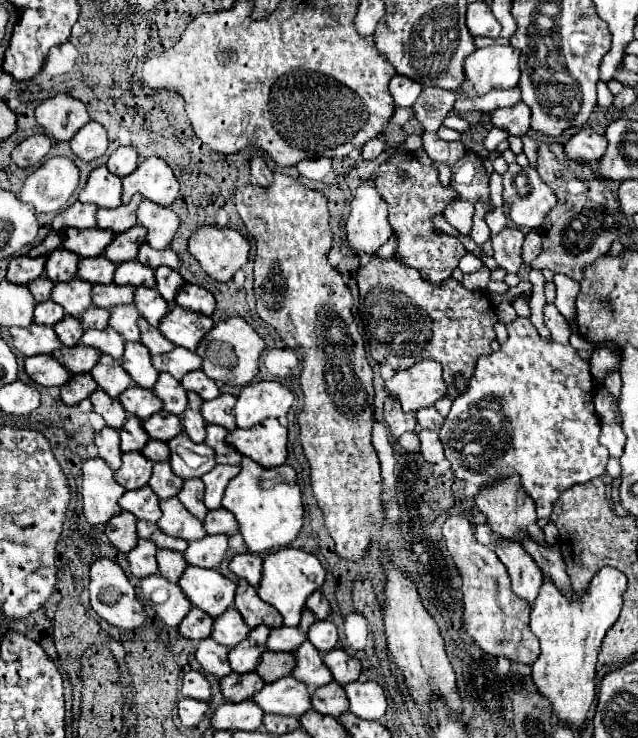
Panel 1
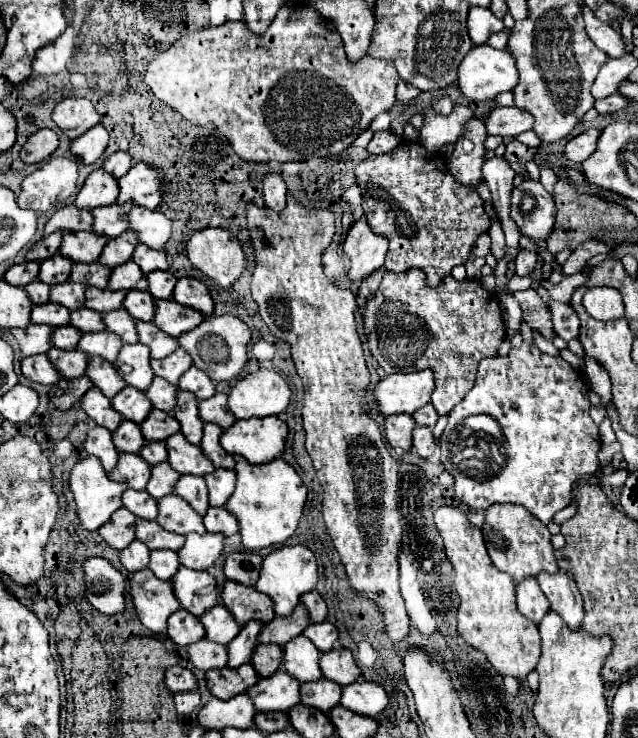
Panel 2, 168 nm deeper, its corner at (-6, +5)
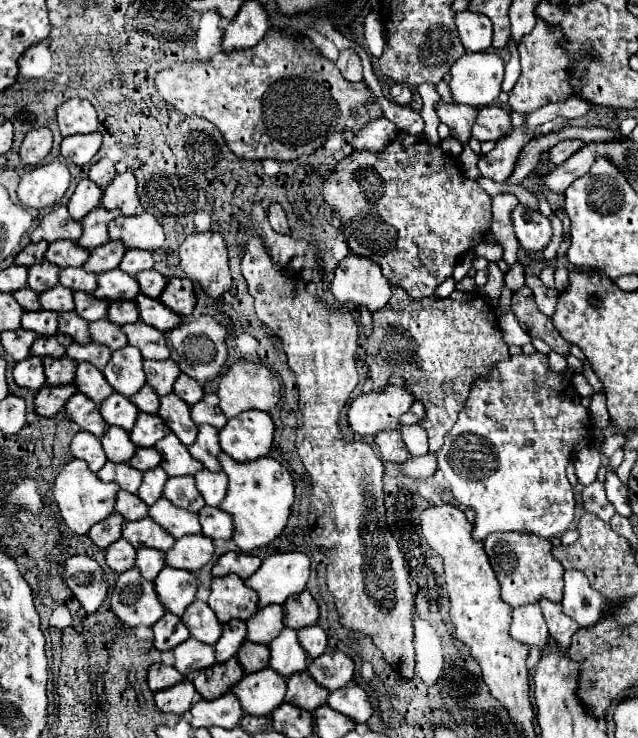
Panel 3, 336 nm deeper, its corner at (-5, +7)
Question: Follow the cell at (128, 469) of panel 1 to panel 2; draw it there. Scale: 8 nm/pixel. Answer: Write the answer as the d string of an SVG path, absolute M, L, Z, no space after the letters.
M120 454L116 468L108 476L126 482L134 490L144 490L150 480L150 464L140 454Z

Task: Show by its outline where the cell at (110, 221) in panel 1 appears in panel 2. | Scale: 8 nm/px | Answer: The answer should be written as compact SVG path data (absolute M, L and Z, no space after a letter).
M110 204L110 206L102 206L102 208L94 208L94 226L92 230L98 234L106 234L108 238L116 238L122 232L128 230L130 222L126 222L128 214L130 214L130 206L132 204Z

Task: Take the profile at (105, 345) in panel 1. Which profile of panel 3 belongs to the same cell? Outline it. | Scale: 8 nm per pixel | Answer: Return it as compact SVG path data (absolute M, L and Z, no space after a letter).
M71 344L65 352L69 358L73 358L75 362L91 362L95 368L103 370L105 364L109 362L111 358L111 350L105 348L105 346L97 346L97 344L87 344L87 346L81 346L81 344Z

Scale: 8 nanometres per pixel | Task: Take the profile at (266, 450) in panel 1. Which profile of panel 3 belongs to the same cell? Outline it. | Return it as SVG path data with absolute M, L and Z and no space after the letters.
M249 410L231 418L219 430L219 442L227 456L237 462L249 462L269 454L273 432L275 426L267 412Z

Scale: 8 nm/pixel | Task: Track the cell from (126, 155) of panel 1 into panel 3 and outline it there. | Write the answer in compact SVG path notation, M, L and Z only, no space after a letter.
M103 158L89 168L89 180L93 180L101 188L105 188L113 178L115 178L115 164L109 158Z

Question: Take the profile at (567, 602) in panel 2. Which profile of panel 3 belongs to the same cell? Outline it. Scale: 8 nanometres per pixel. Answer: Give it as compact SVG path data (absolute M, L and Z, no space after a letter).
M541 600L539 606L541 606L545 622L549 626L549 638L557 644L559 650L567 650L571 644L571 636L577 632L579 626L573 620L569 620L569 616L563 614L561 604Z

